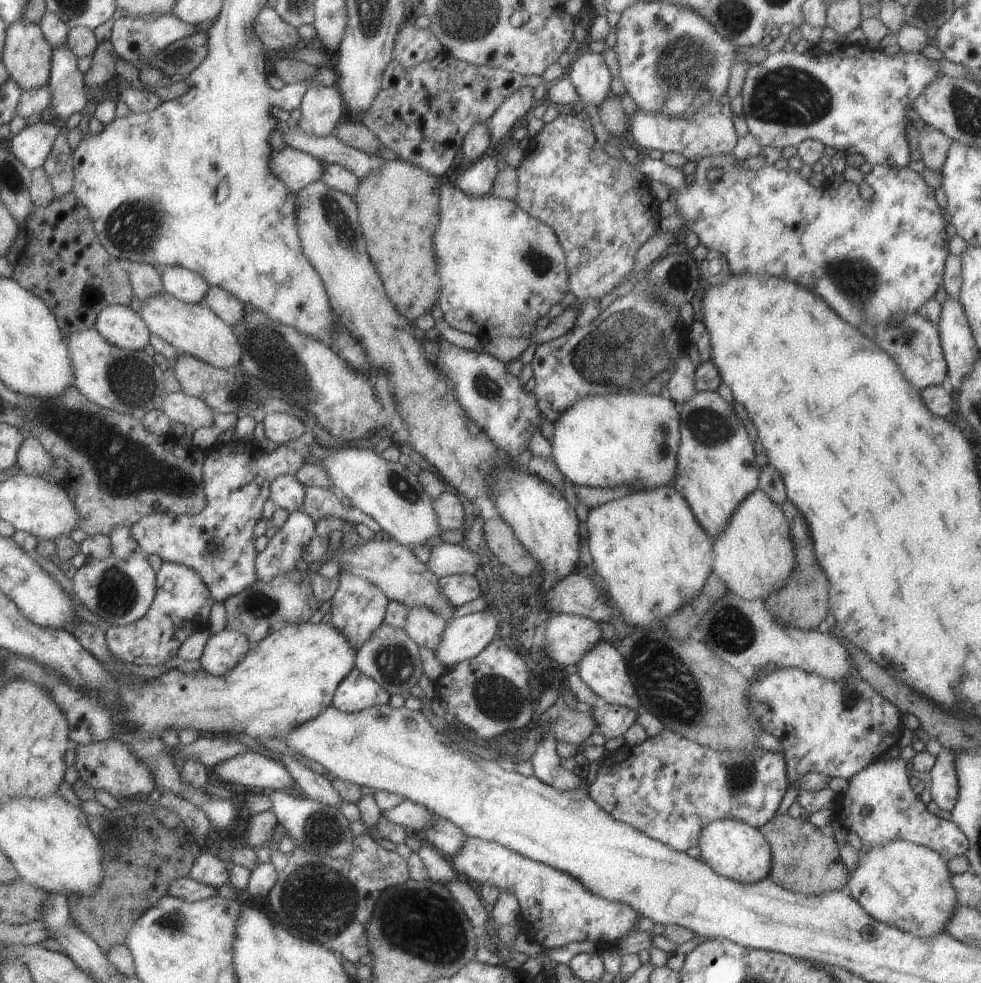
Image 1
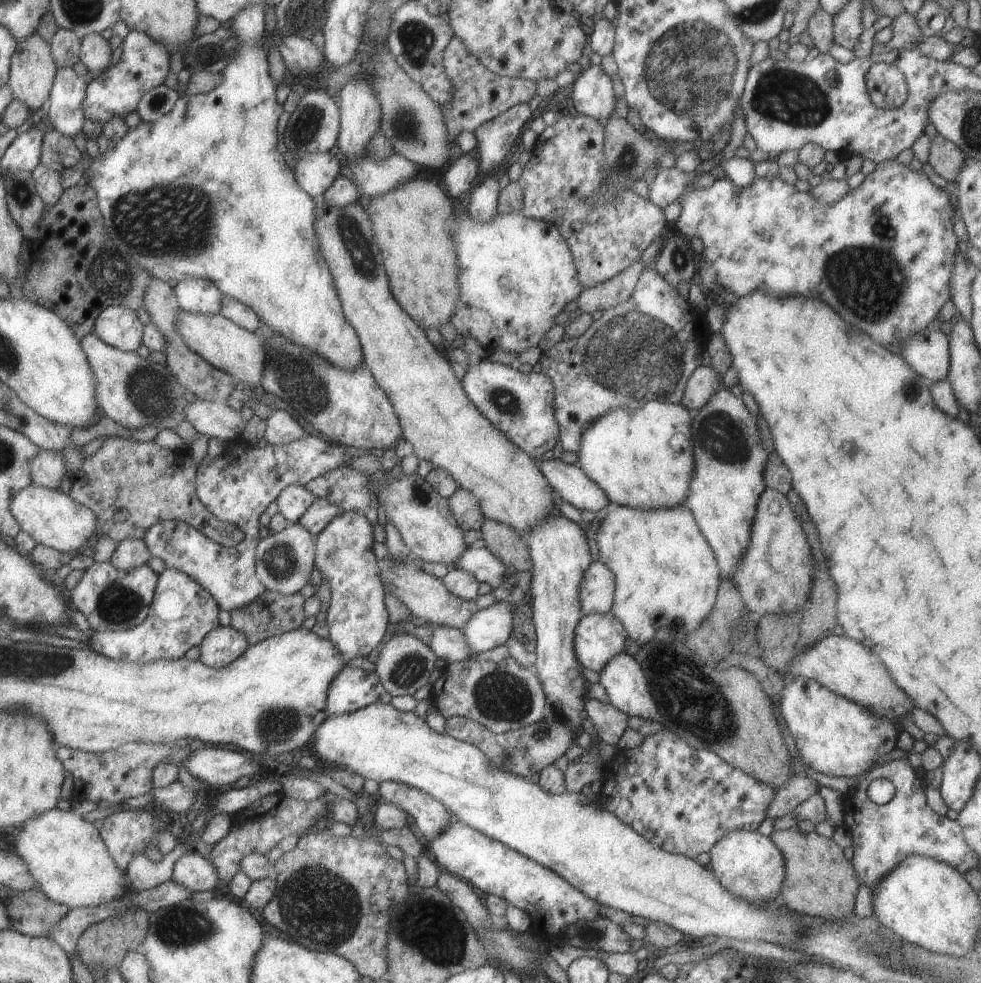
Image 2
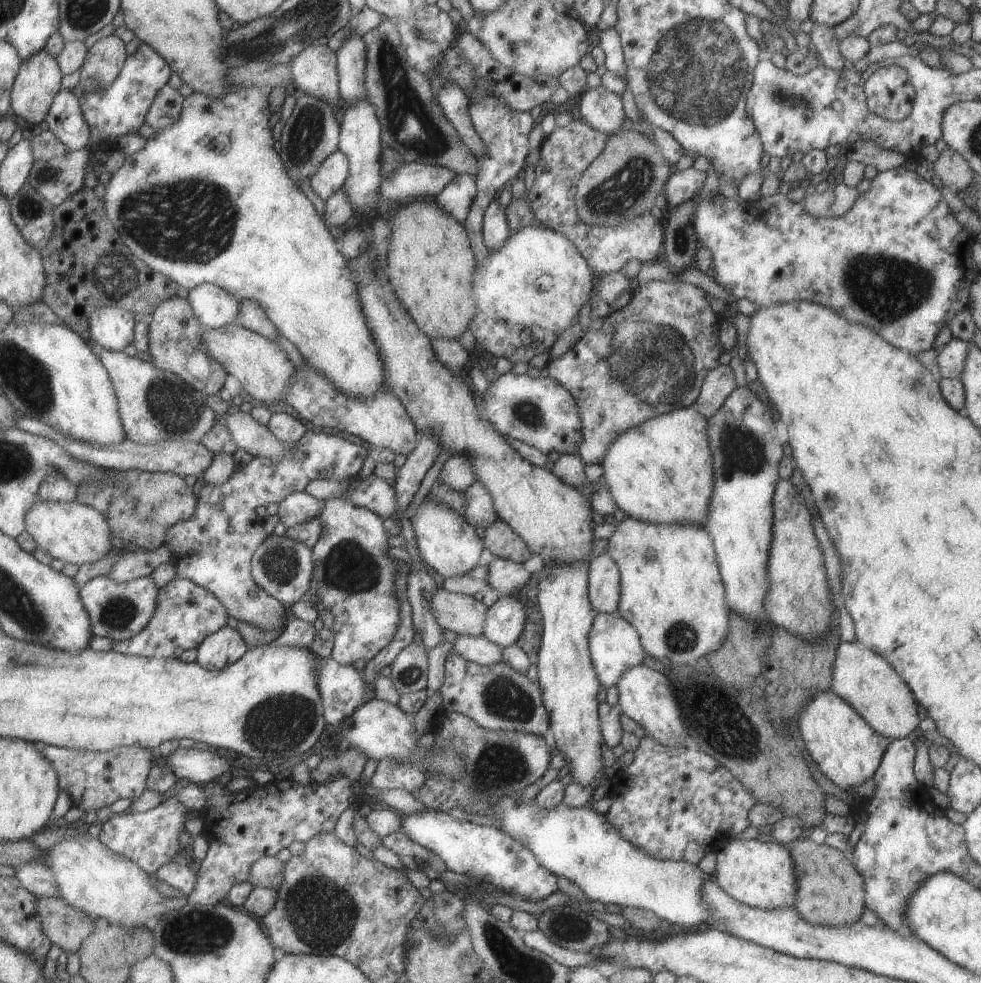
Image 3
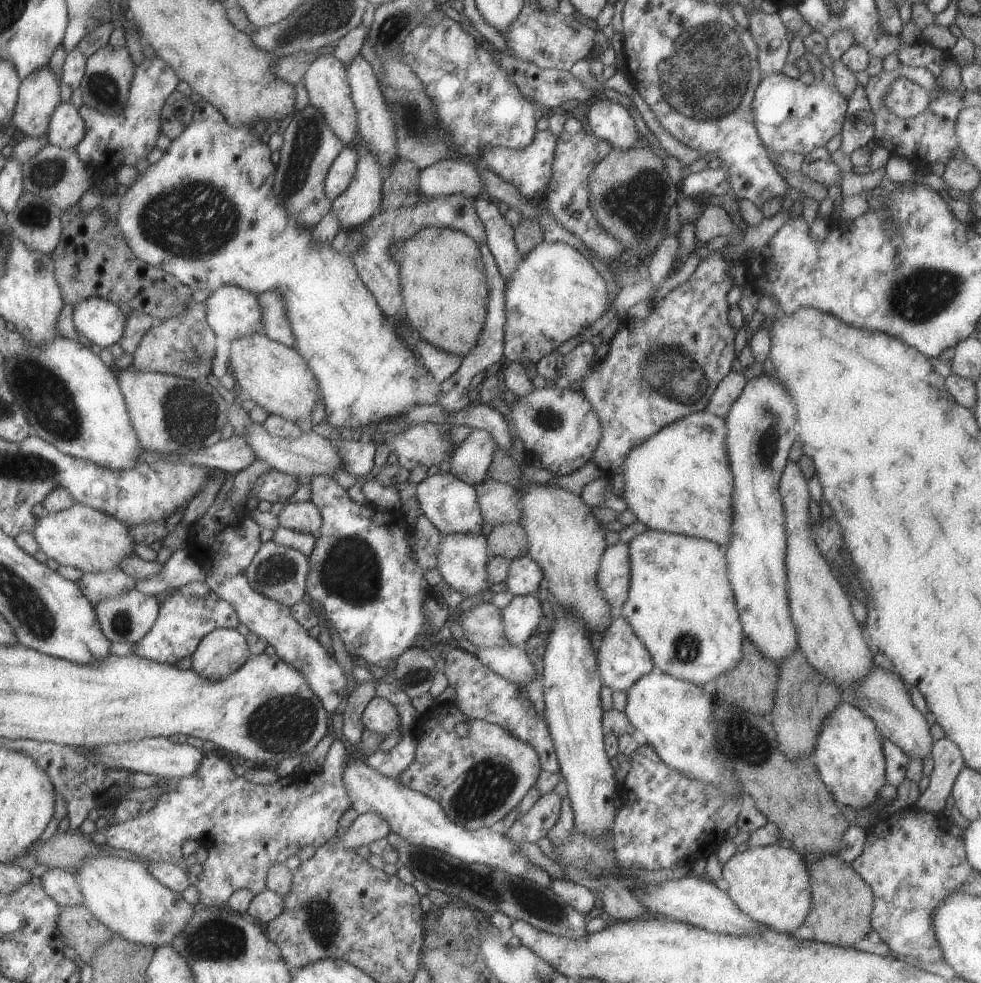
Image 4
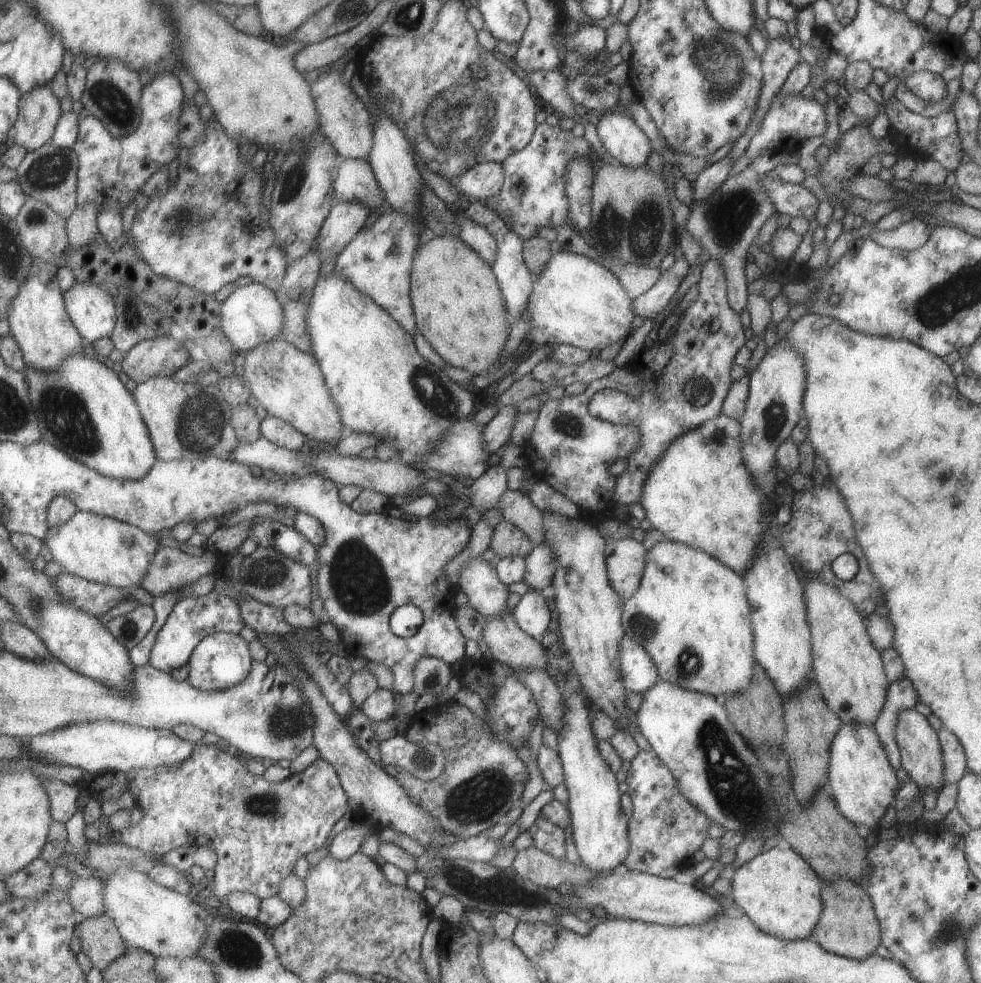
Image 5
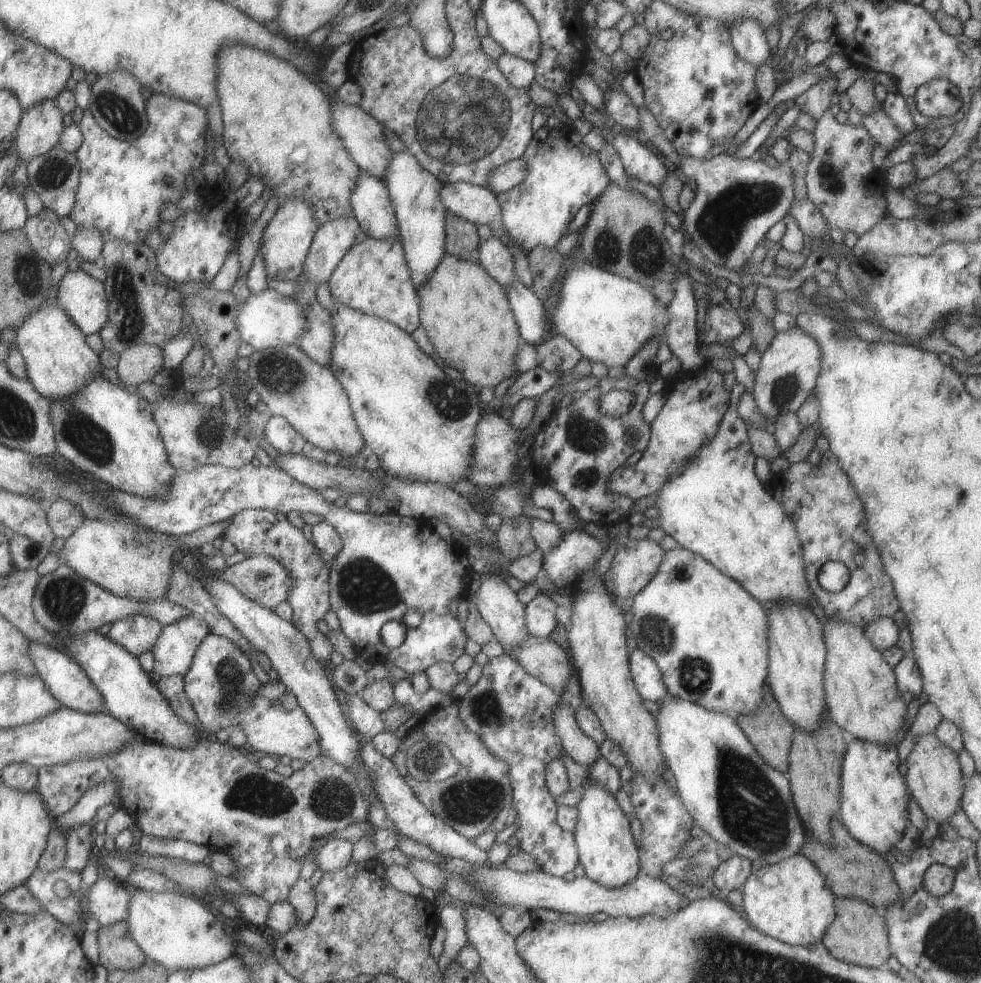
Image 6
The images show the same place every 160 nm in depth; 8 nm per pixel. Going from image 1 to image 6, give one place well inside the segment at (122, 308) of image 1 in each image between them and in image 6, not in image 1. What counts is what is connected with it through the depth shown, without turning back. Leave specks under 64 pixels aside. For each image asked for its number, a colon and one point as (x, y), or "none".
2: (118, 327)
3: (112, 328)
4: (102, 323)
5: (91, 309)
6: (83, 298)

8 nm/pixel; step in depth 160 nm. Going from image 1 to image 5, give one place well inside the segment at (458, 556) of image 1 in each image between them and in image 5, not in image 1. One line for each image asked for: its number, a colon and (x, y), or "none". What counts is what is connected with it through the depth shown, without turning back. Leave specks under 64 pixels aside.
2: (479, 563)
3: (505, 576)
4: (524, 577)
5: (540, 562)

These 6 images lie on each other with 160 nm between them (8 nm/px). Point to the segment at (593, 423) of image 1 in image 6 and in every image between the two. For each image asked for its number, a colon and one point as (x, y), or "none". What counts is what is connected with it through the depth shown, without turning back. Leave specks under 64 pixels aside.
2: (641, 457)
3: (661, 471)
4: (678, 481)
5: (699, 493)
6: (716, 507)

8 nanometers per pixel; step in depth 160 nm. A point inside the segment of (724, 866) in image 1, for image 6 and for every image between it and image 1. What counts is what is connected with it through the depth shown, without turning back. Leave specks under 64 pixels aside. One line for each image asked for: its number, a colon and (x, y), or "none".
2: (748, 865)
3: (761, 875)
4: (771, 884)
5: (778, 890)
6: (789, 901)

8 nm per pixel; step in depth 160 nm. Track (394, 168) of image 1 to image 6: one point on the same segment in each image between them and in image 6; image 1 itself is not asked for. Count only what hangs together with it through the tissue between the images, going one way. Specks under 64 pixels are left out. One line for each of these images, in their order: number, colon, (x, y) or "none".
2: (412, 224)
3: (430, 264)
4: (442, 281)
5: (457, 305)
6: (465, 313)

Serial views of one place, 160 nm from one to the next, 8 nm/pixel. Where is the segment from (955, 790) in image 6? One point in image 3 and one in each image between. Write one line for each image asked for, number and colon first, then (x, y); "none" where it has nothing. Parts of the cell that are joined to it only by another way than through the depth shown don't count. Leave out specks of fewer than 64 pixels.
3: (864, 680)
4: (882, 696)
5: (920, 752)

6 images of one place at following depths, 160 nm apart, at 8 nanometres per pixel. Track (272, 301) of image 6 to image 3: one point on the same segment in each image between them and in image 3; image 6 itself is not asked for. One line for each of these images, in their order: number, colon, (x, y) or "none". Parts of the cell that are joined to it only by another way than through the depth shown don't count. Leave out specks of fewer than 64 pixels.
3: (213, 307)
4: (230, 312)
5: (251, 315)

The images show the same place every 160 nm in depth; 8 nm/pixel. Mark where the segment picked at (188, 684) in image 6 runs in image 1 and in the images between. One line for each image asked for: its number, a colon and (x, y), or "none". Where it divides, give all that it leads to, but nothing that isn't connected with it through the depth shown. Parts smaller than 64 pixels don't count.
1: (223, 650)
2: (222, 645)
3: (225, 646)
4: (222, 651)
5: (219, 661)

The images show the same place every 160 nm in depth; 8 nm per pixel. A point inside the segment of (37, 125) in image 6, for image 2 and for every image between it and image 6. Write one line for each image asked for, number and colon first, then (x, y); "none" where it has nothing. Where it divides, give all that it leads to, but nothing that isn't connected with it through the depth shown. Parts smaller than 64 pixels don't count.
2: (31, 70)
3: (38, 80)
4: (38, 95)
5: (38, 111)

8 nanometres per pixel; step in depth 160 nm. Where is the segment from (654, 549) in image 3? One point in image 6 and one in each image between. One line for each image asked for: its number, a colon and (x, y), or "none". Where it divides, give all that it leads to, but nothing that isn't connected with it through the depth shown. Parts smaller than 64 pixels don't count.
4: (680, 604)
5: (690, 614)
6: (709, 637)

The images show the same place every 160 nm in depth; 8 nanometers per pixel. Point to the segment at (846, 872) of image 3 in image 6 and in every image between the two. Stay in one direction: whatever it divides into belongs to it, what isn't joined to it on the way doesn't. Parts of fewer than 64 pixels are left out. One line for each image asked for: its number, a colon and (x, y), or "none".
4: (840, 905)
5: (847, 926)
6: (858, 935)

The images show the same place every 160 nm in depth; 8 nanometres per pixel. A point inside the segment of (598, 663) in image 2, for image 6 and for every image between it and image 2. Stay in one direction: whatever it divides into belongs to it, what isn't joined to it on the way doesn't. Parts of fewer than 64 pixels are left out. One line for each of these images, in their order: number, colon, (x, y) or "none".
3: (613, 644)
4: (621, 658)
5: (639, 673)
6: (645, 673)

